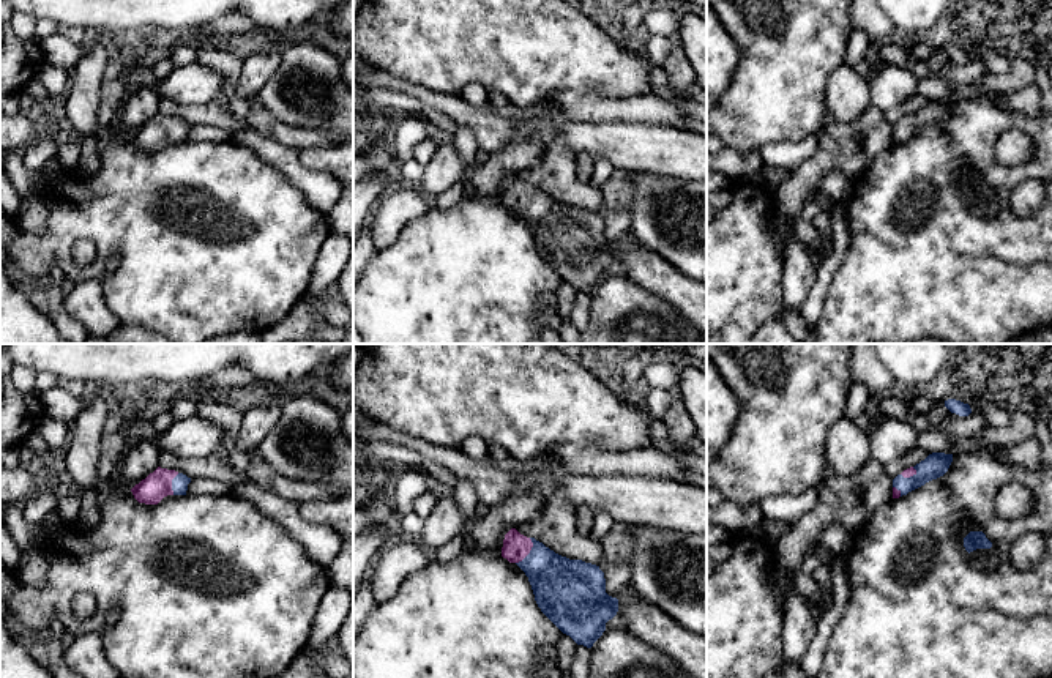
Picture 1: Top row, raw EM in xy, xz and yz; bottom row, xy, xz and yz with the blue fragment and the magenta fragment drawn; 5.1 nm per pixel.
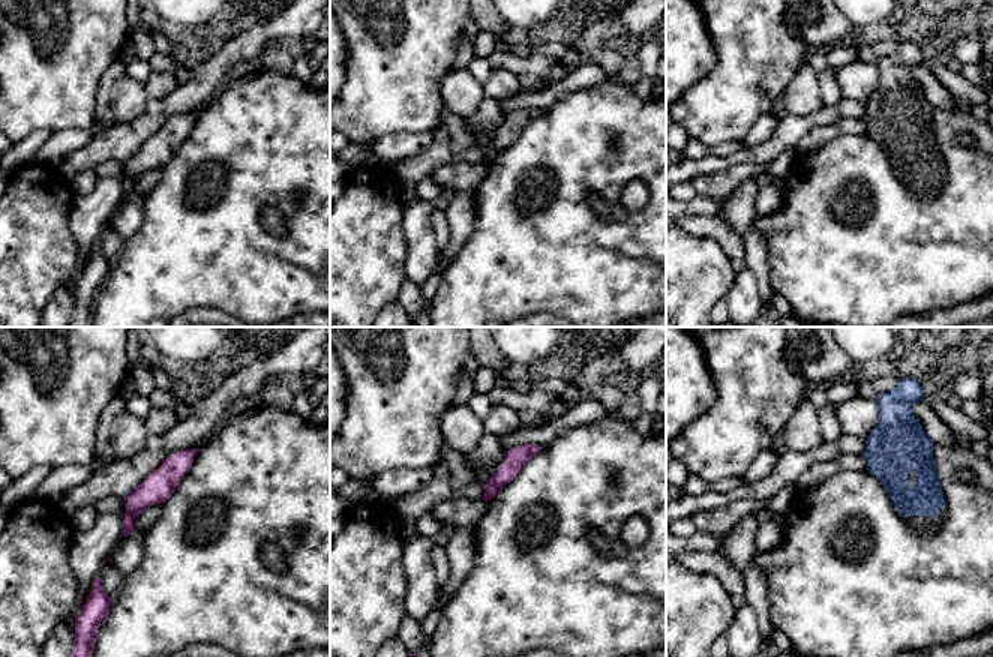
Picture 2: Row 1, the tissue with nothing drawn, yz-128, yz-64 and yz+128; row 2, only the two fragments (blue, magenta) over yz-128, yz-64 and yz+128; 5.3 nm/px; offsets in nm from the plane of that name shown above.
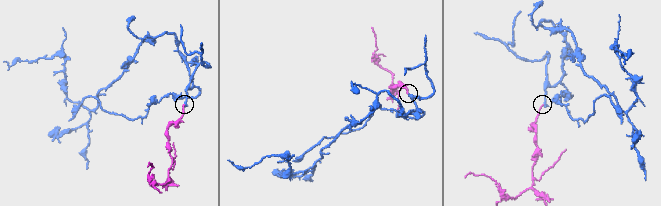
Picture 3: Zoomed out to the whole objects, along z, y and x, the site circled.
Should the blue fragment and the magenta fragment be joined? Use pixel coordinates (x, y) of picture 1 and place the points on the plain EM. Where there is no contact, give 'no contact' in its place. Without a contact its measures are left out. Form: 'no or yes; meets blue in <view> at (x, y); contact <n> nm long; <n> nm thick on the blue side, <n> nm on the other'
yes; meets blue in xz at (530, 199); contact 150 nm long; 320 nm thick on the blue side, 140 nm on the other

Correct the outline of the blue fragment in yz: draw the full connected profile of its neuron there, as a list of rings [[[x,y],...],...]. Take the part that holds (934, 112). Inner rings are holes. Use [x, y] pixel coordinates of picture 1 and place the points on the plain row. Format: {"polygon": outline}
{"polygon": [[[932,99],[924,107],[904,117],[893,126],[893,145],[924,132],[926,129],[943,123],[953,109],[953,101]]]}

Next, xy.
{"polygon": [[[158,114],[131,139],[139,150],[158,151],[167,142],[186,142],[191,125],[175,117]]]}

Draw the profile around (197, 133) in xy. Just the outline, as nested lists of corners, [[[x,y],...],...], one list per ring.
[[[197,125],[197,126],[191,126],[186,140],[224,143],[224,142],[232,142],[232,136],[229,131],[218,126]]]

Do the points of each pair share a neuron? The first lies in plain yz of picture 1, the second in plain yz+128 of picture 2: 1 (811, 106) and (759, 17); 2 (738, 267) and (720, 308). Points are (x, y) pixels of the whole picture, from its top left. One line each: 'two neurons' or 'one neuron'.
1: one neuron
2: two neurons

